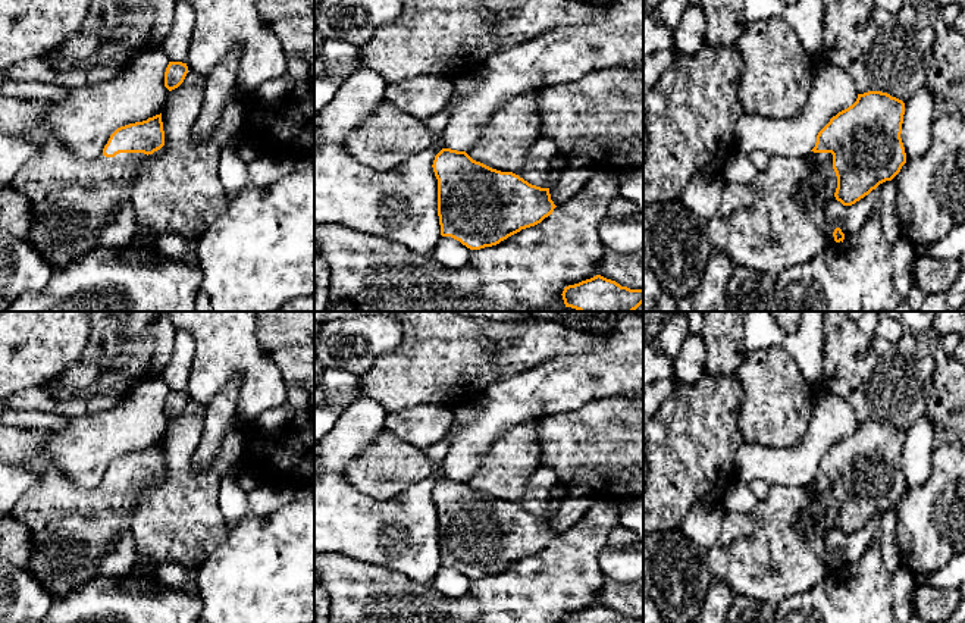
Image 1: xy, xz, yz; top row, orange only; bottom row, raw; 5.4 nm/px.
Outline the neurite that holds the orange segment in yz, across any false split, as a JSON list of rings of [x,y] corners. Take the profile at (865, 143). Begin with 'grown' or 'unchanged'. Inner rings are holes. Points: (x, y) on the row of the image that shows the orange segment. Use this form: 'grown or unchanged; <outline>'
grown; [[[868,91],[858,94],[856,101],[839,112],[818,132],[811,150],[812,172],[806,195],[817,191],[833,191],[837,201],[852,206],[880,184],[892,181],[906,163],[906,153],[900,138],[905,103],[887,93]]]

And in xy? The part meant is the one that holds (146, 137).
grown; [[[0,93],[0,132],[21,137],[37,147],[37,154],[24,163],[10,185],[25,194],[32,206],[32,226],[26,242],[31,244],[51,266],[53,273],[65,269],[73,259],[101,245],[98,235],[113,209],[131,200],[140,163],[165,145],[162,113],[142,122],[118,128],[103,148],[103,154],[94,160],[76,156],[48,126],[47,118],[51,101],[46,98],[22,98]]]

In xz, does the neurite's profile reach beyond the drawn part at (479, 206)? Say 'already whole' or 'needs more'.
already whole

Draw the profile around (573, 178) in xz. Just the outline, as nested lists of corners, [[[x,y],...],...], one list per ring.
[[[571,165],[561,172],[558,182],[549,187],[551,200],[560,206],[574,197],[593,176],[595,168]]]

